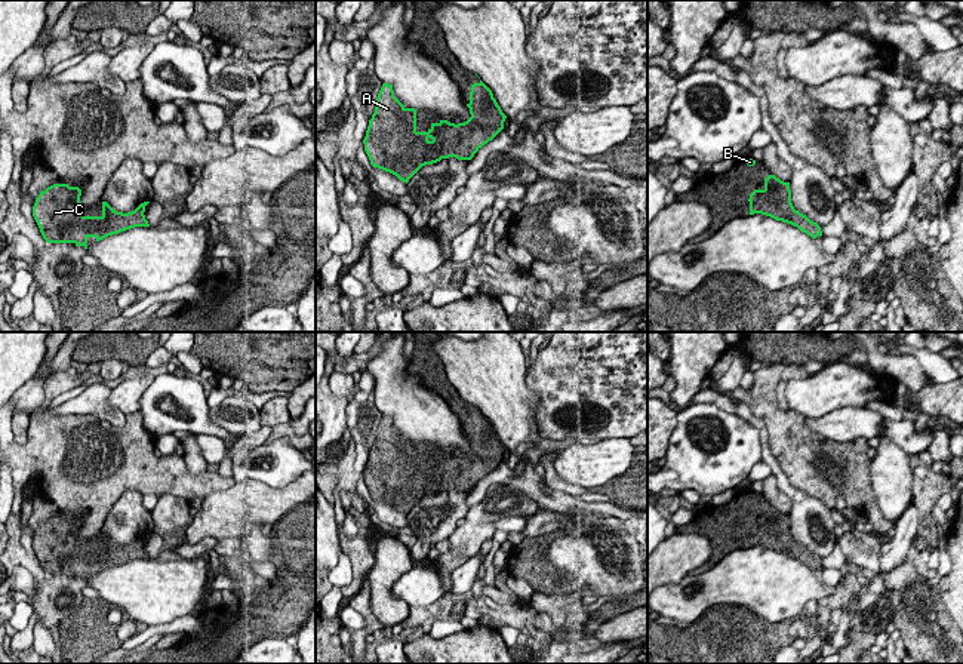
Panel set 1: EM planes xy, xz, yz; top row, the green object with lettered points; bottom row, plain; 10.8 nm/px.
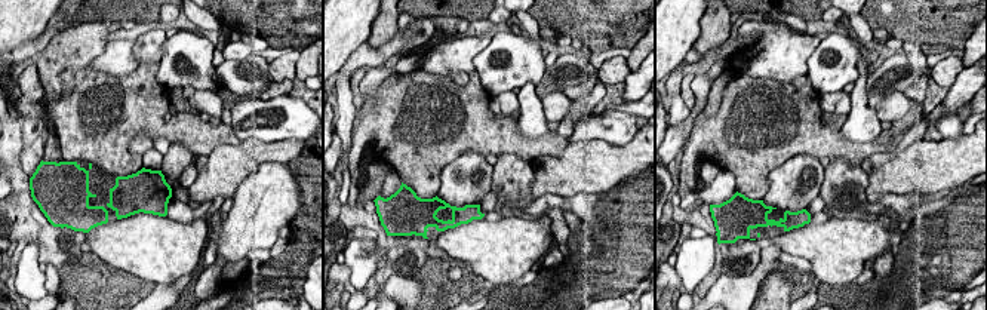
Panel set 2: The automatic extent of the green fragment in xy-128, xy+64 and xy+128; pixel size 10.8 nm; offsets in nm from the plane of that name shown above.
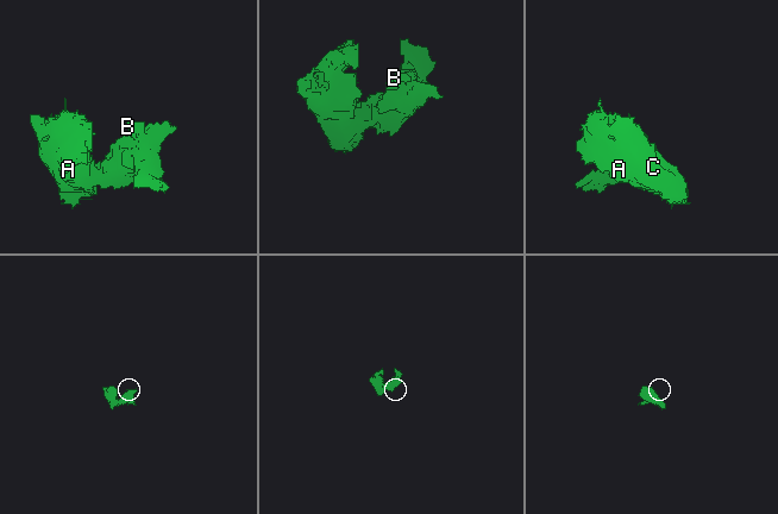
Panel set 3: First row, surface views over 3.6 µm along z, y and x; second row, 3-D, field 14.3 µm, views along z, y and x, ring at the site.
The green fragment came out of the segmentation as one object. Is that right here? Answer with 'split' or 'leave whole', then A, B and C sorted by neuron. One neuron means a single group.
leave whole | A B C

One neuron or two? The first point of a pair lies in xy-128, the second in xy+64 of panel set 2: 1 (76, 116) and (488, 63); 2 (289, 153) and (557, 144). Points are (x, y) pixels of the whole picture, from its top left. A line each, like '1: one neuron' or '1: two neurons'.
1: two neurons
2: two neurons

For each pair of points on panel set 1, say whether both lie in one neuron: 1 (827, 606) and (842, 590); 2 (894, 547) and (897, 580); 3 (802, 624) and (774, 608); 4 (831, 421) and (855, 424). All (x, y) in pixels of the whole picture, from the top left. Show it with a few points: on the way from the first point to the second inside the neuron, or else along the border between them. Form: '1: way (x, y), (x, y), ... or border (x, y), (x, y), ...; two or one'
1: way (831, 602), (839, 595); one
2: border (901, 562), (882, 580); two
3: border (754, 611), (769, 621), (794, 618), (802, 612); two
4: way (837, 424), (849, 424); one

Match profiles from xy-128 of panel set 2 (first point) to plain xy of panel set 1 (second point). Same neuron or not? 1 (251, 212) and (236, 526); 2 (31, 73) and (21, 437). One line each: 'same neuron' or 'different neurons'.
1: different neurons
2: same neuron

